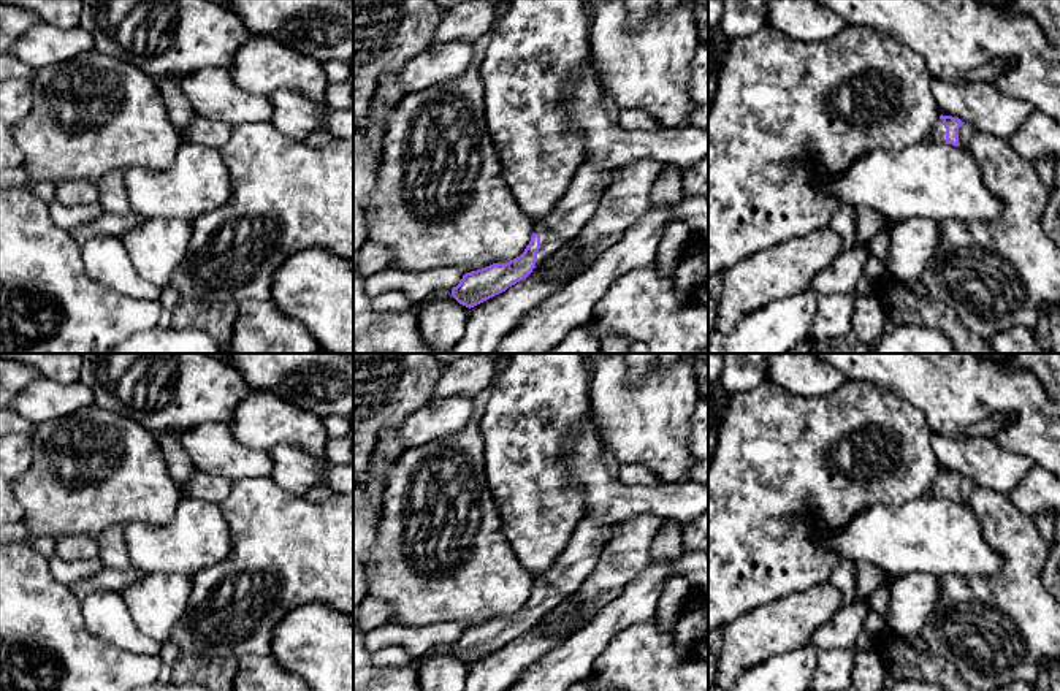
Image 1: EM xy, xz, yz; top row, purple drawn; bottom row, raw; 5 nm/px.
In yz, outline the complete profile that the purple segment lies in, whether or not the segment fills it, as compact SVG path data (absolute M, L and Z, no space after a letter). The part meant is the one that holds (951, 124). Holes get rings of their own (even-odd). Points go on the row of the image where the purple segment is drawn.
M940 116L928 139L936 144L965 146L970 127L959 117Z

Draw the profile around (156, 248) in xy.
M146 219L120 239L136 273L163 288L189 252L192 225L190 220Z

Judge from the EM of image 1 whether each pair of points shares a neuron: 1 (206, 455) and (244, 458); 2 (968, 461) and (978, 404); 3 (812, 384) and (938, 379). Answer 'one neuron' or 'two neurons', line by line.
1: one neuron
2: two neurons
3: two neurons

